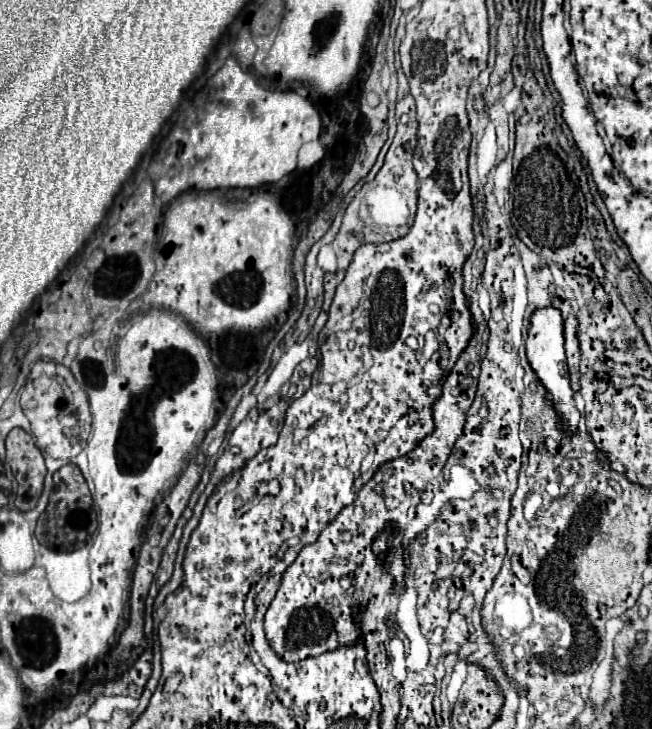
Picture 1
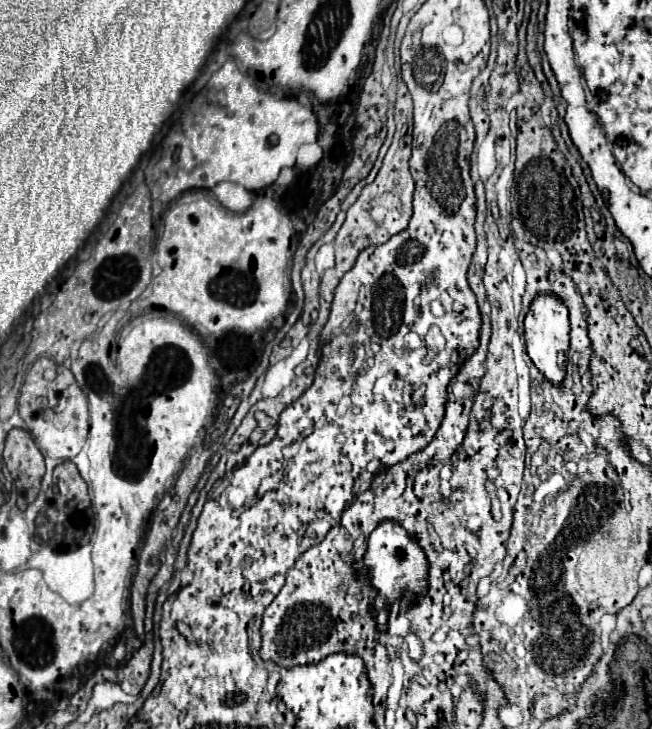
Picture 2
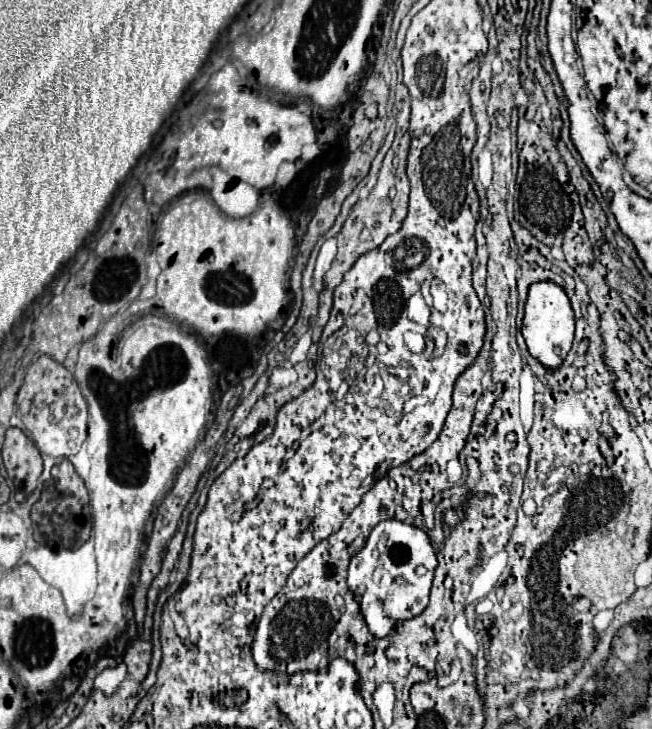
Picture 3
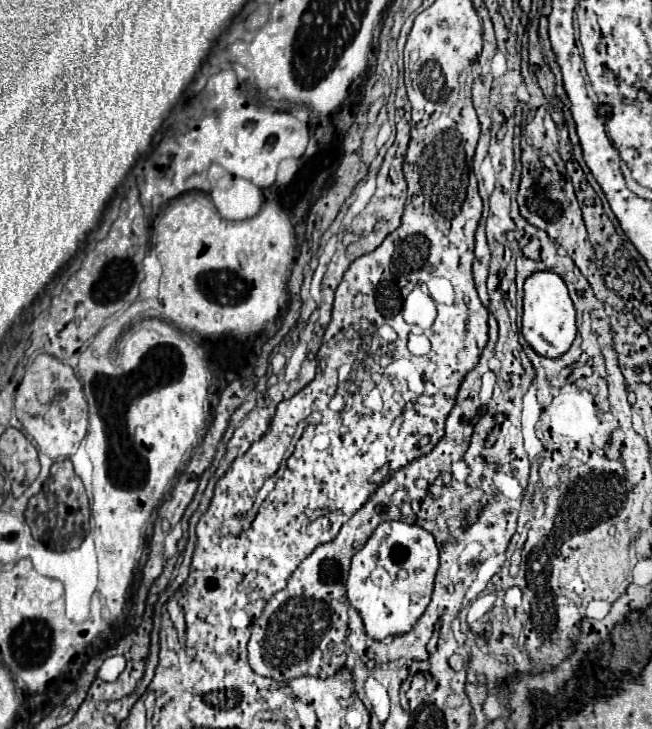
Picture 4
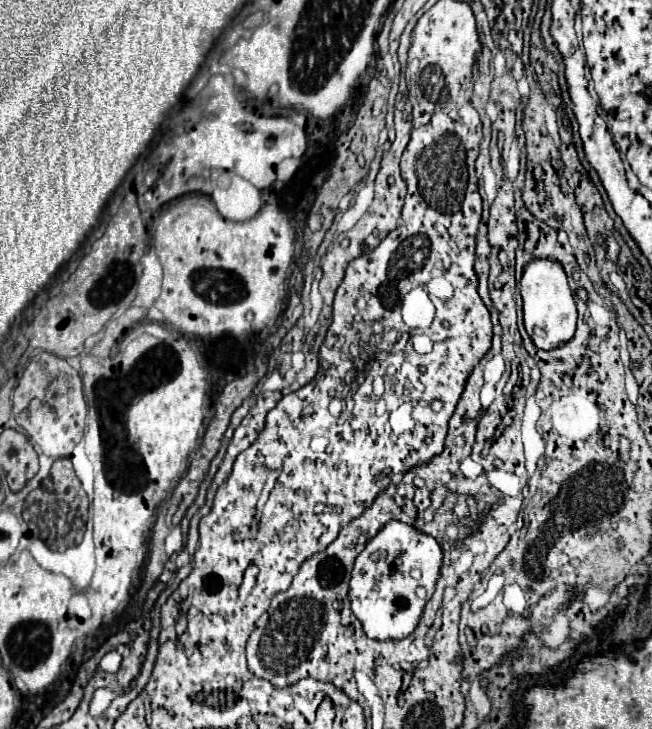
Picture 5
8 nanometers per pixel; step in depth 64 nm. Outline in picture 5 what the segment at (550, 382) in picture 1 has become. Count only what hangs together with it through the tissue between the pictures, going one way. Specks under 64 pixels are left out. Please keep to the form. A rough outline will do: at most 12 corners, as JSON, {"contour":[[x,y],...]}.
{"contour":[[532,260],[520,294],[536,348],[576,332],[576,304],[560,264]]}

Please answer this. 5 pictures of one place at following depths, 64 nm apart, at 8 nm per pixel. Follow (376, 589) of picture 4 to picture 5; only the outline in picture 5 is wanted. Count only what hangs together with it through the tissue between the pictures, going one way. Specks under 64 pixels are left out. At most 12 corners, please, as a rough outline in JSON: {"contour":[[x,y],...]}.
{"contour":[[392,520],[356,556],[348,593],[368,638],[416,630],[440,544]]}

